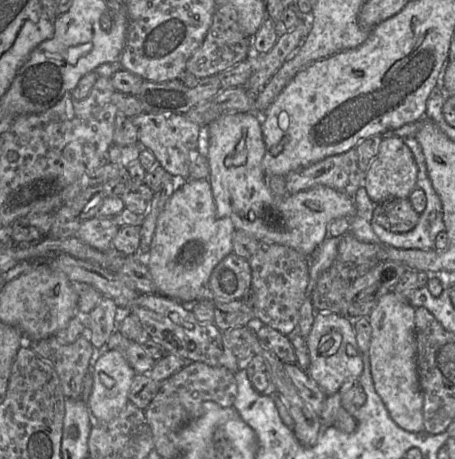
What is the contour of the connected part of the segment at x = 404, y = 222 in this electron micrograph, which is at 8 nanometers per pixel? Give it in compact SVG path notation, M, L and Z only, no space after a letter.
M392 198L375 204L373 220L388 231L405 233L412 230L420 215L413 209L409 198Z

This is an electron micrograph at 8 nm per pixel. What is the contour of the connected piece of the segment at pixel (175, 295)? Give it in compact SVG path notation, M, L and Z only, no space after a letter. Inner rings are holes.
M209 179L187 180L179 183L157 219L152 243L145 258L145 263L157 287L157 294L186 305L197 302L200 291L208 286L213 269L233 252L232 237L235 230L230 218L217 216Z

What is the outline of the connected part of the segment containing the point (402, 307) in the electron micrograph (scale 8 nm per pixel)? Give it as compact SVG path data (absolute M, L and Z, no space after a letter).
M390 290L379 299L368 319L372 328L368 353L376 392L400 428L420 432L424 430L424 397L417 370L415 308L408 298Z

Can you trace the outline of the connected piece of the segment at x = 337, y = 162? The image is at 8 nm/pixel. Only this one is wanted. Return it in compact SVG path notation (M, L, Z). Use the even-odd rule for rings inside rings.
M354 147L347 152L289 172L285 176L286 190L289 195L293 195L323 185L354 197L358 189L364 186L365 175L358 166L358 154Z

